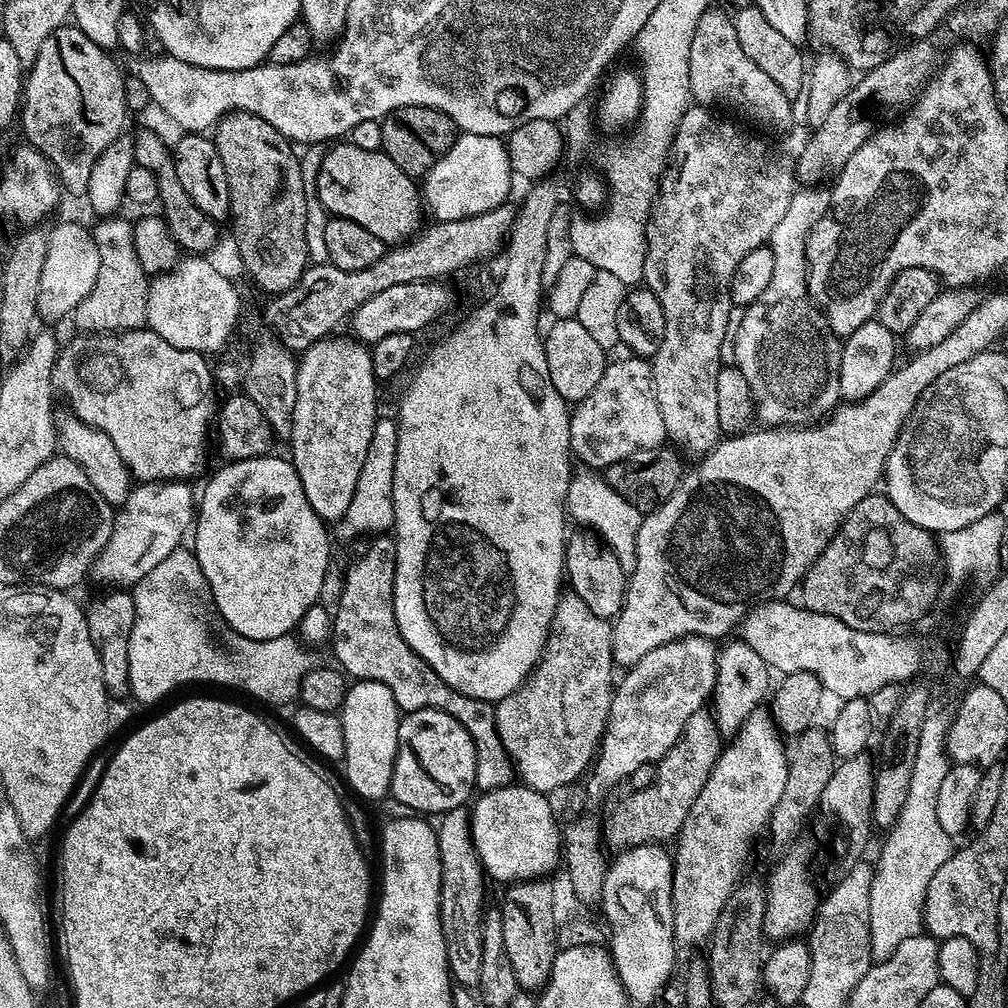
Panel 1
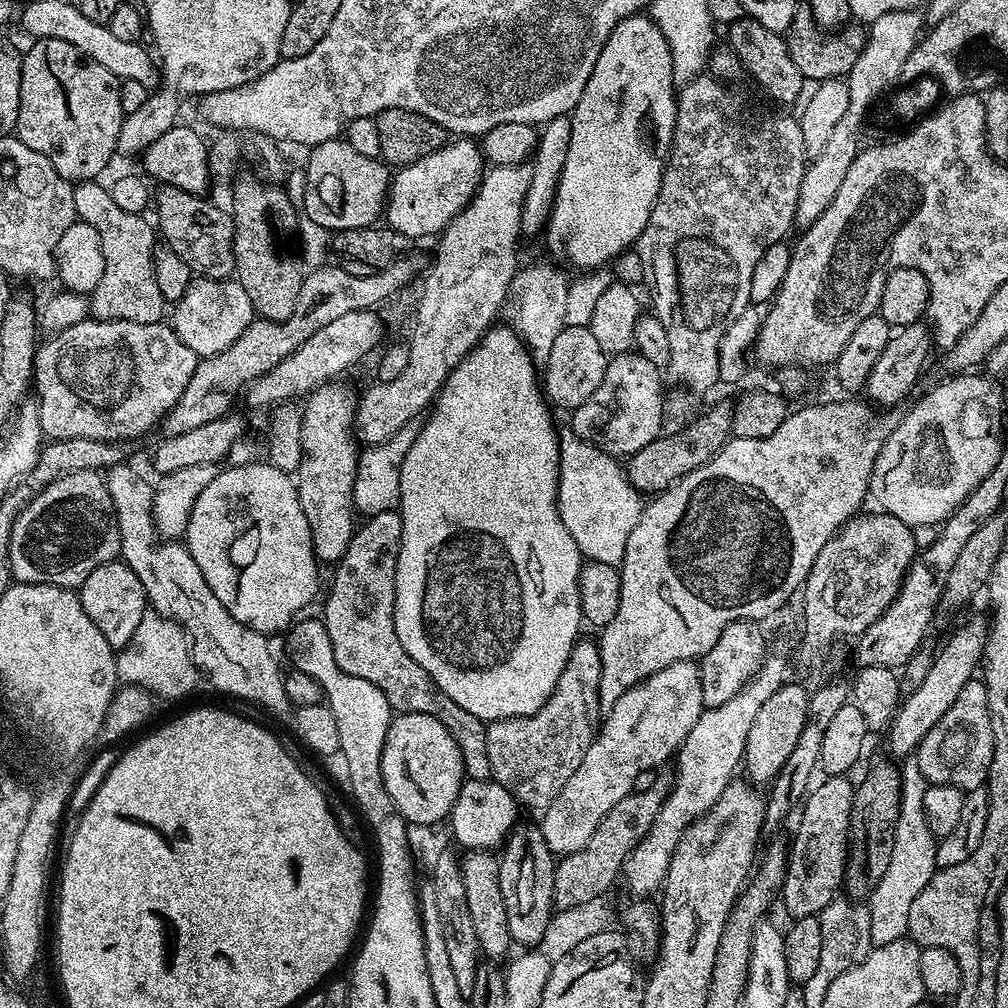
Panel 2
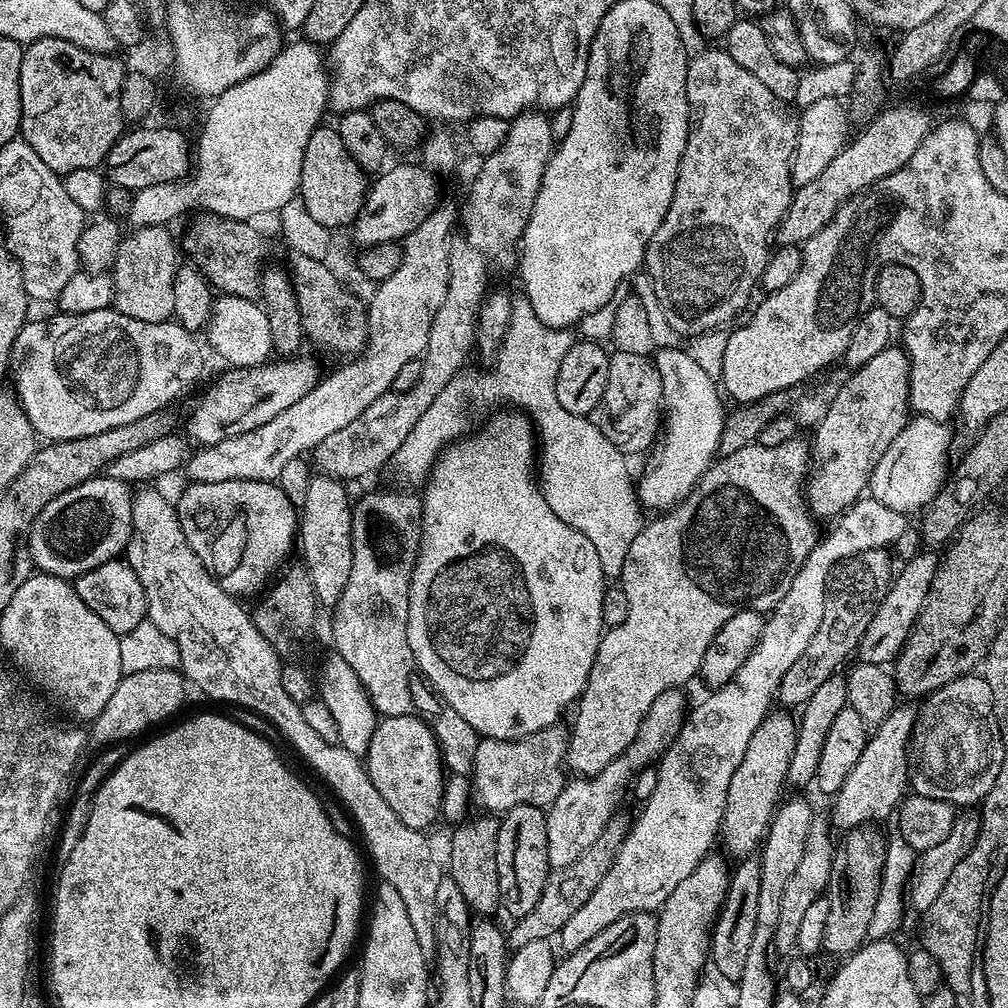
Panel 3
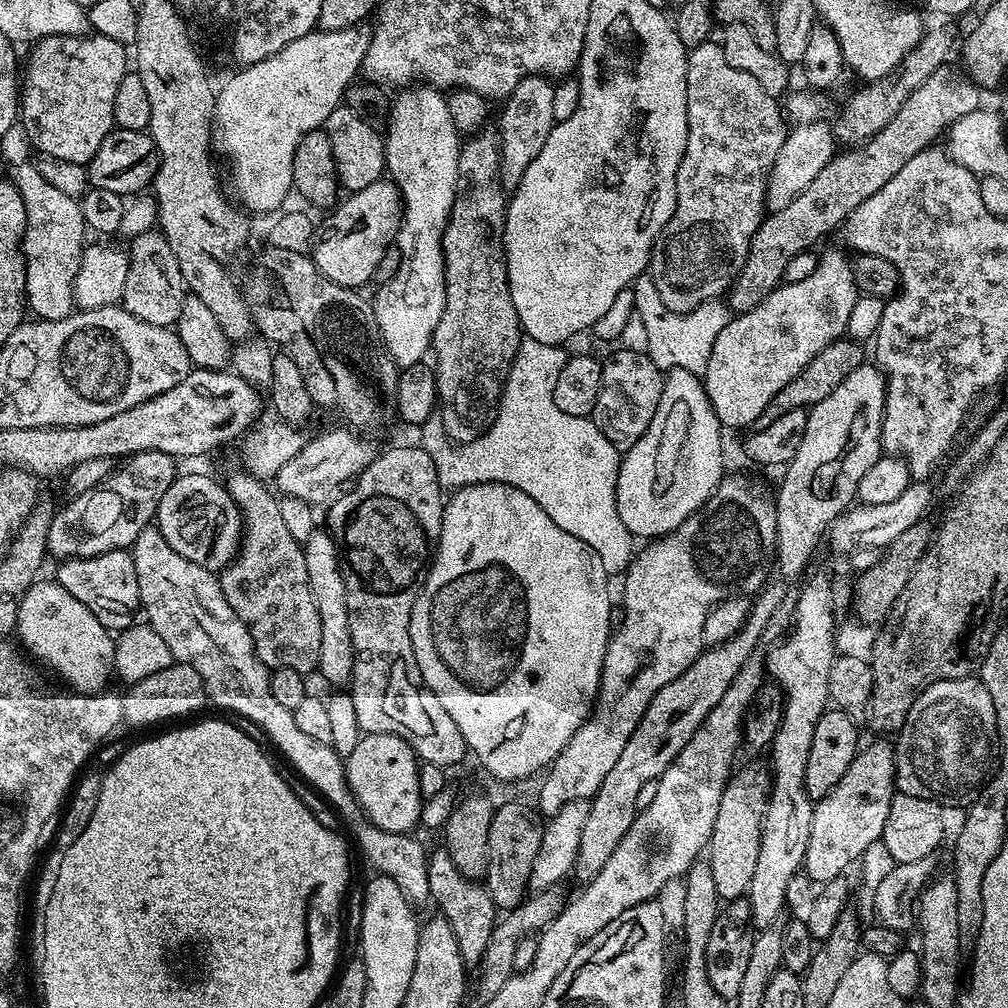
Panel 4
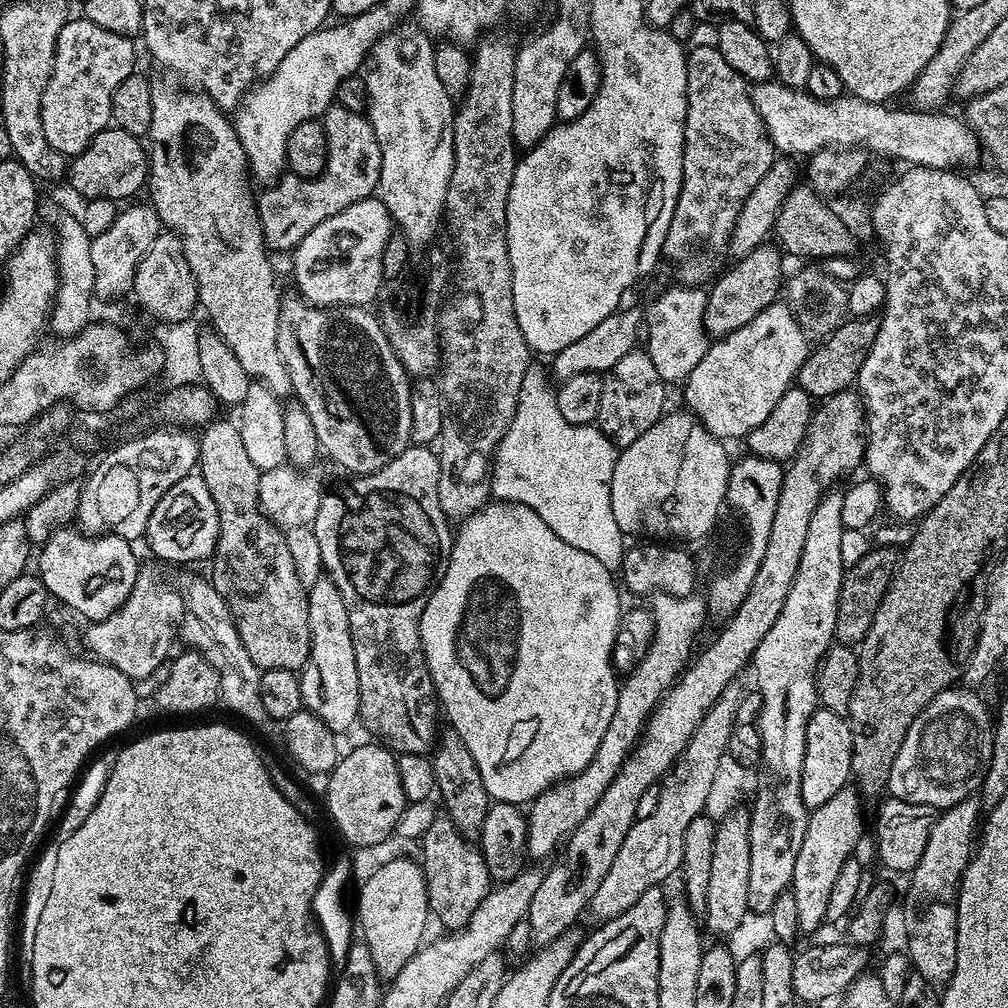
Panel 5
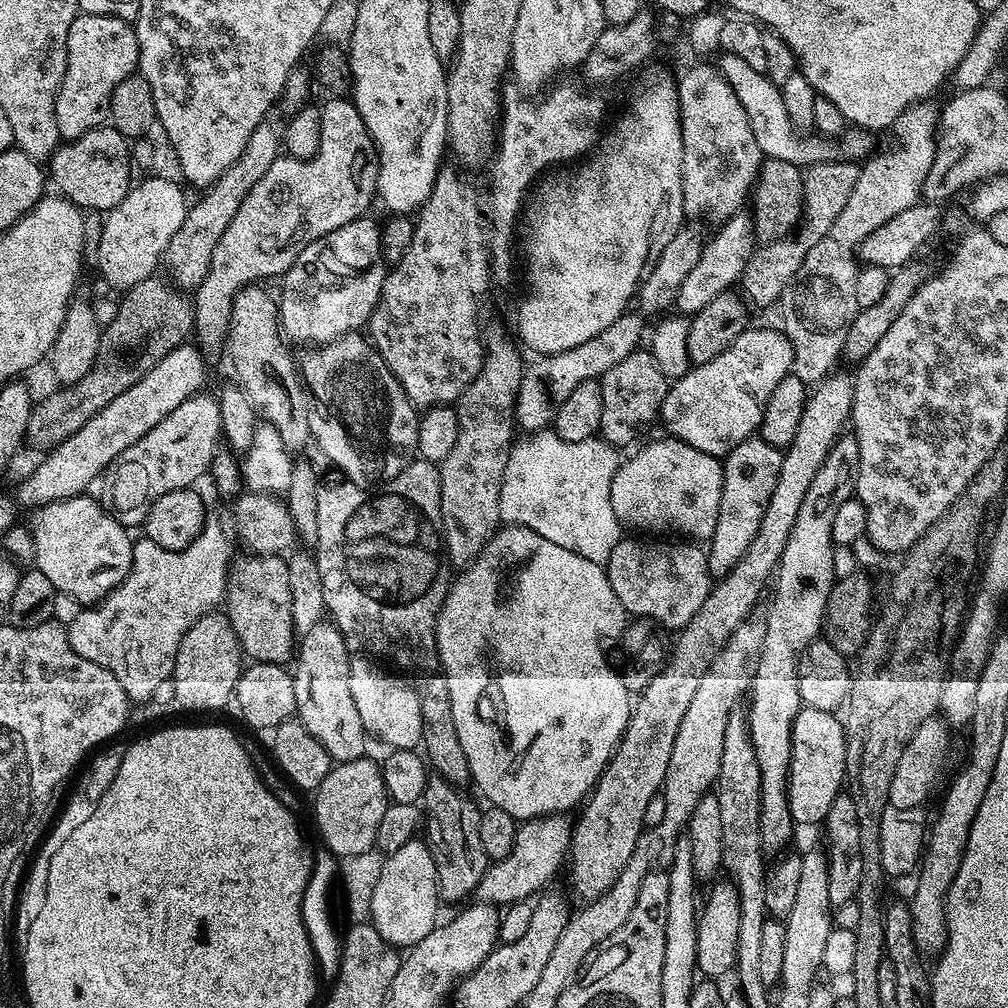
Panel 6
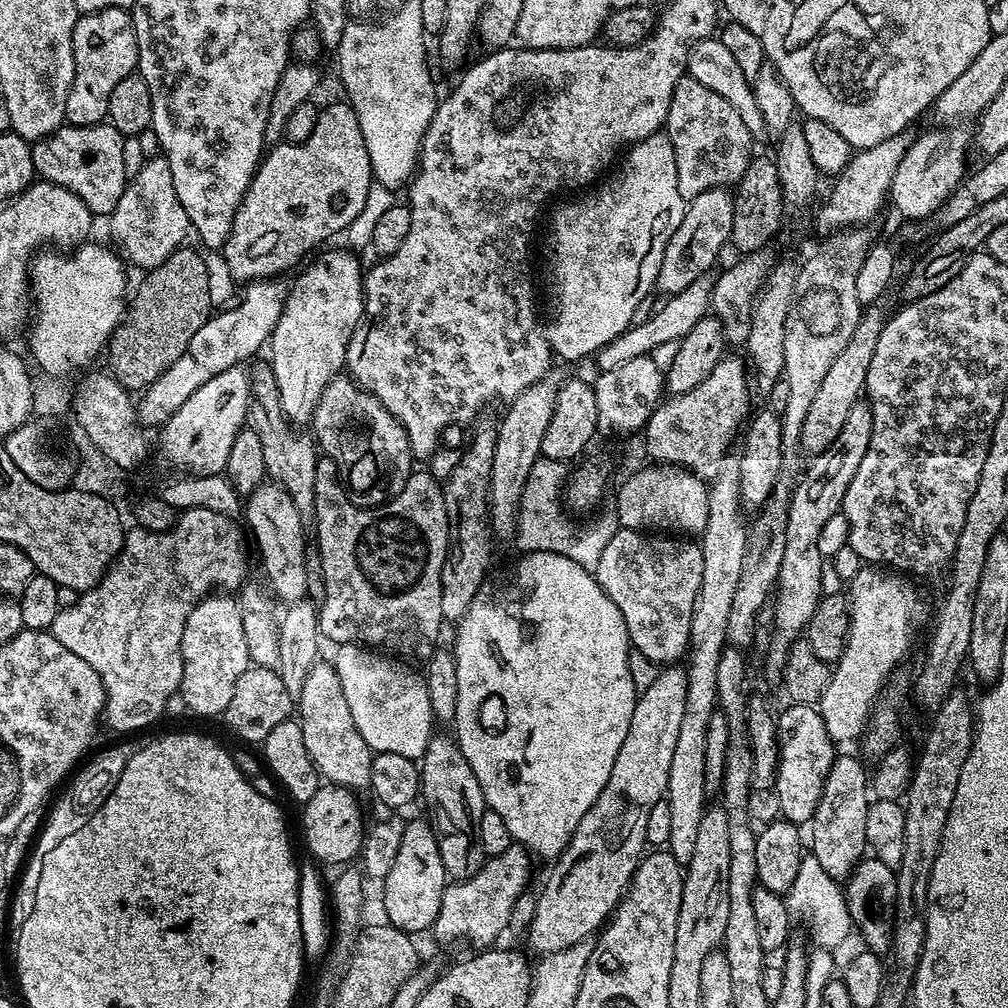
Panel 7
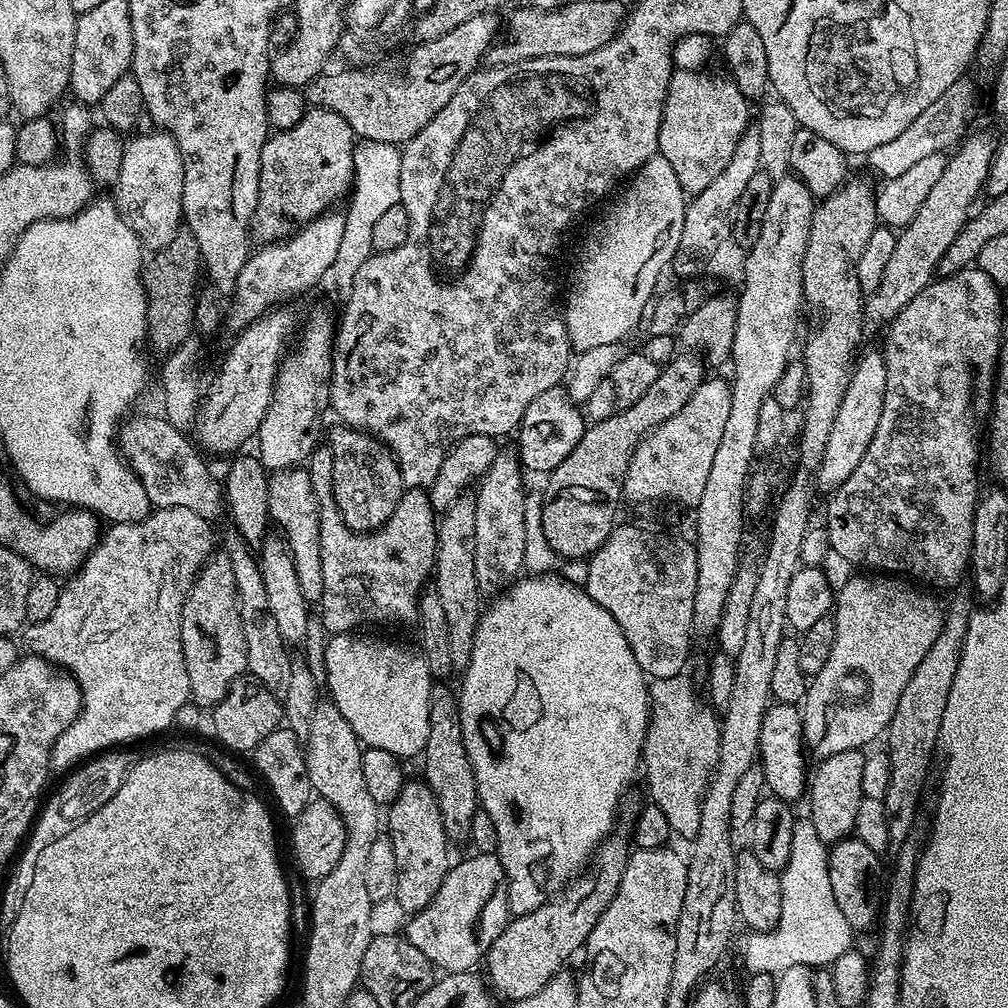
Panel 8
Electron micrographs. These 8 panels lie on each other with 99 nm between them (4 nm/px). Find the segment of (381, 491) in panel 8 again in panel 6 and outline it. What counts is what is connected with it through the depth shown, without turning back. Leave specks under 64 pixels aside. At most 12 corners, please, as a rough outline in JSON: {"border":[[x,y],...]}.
{"border":[[359,331],[298,360],[309,437],[351,483],[417,455],[418,409]]}

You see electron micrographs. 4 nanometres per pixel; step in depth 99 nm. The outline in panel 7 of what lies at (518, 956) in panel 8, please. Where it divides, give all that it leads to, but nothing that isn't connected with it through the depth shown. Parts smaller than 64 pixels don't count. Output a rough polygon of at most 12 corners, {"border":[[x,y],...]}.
{"border":[[688,673],[637,695],[594,806],[549,867],[536,954],[599,933],[668,790]]}

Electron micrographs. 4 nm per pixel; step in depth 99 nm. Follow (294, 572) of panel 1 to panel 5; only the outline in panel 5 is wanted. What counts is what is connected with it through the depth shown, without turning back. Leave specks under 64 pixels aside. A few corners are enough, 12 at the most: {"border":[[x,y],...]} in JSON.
{"border":[[199,474],[154,506],[148,548],[172,564],[207,561],[219,512]]}

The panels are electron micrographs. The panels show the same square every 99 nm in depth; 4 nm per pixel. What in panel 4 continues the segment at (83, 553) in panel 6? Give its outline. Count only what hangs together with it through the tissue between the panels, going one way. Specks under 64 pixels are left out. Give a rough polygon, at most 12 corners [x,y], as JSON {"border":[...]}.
{"border":[[131,551],[61,560],[56,583],[102,626],[142,605]]}

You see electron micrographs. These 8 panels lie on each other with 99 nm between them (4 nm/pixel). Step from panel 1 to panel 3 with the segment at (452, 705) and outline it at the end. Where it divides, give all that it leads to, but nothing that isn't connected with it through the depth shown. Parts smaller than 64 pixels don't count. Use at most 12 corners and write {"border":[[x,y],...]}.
{"border":[[420,500],[352,504],[335,655],[381,717],[416,716],[445,769],[480,739],[418,671],[408,581]]}

